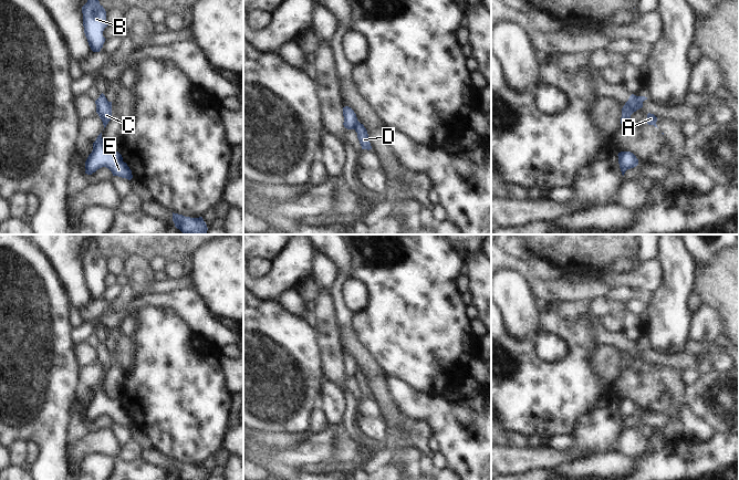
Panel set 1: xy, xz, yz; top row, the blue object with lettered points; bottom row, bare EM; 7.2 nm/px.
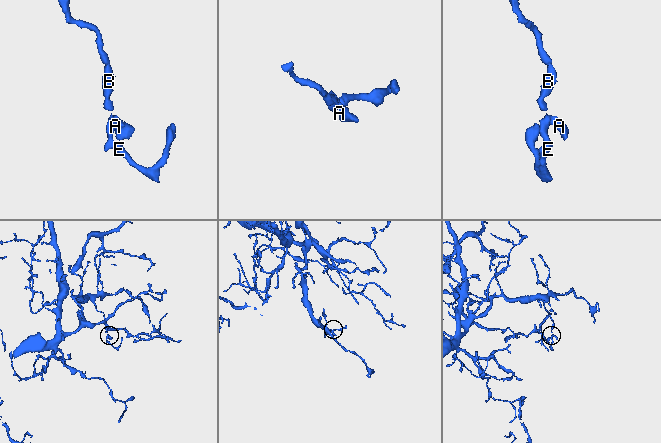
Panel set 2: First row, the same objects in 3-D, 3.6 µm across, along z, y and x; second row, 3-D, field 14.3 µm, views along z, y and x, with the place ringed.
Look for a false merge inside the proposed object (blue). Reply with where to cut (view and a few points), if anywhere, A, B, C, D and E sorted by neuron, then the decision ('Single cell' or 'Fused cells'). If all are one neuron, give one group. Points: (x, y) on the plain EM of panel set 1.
Split along yz (625, 351), (631, 362). Groups: A D / B C E. Fused cells

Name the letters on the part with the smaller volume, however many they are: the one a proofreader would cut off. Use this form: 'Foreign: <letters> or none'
Foreign: A, D

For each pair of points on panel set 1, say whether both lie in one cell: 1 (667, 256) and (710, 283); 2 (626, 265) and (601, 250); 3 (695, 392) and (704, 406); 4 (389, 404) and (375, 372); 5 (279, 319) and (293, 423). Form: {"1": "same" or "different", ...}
{"1": "different", "2": "different", "3": "same", "4": "same", "5": "same"}

